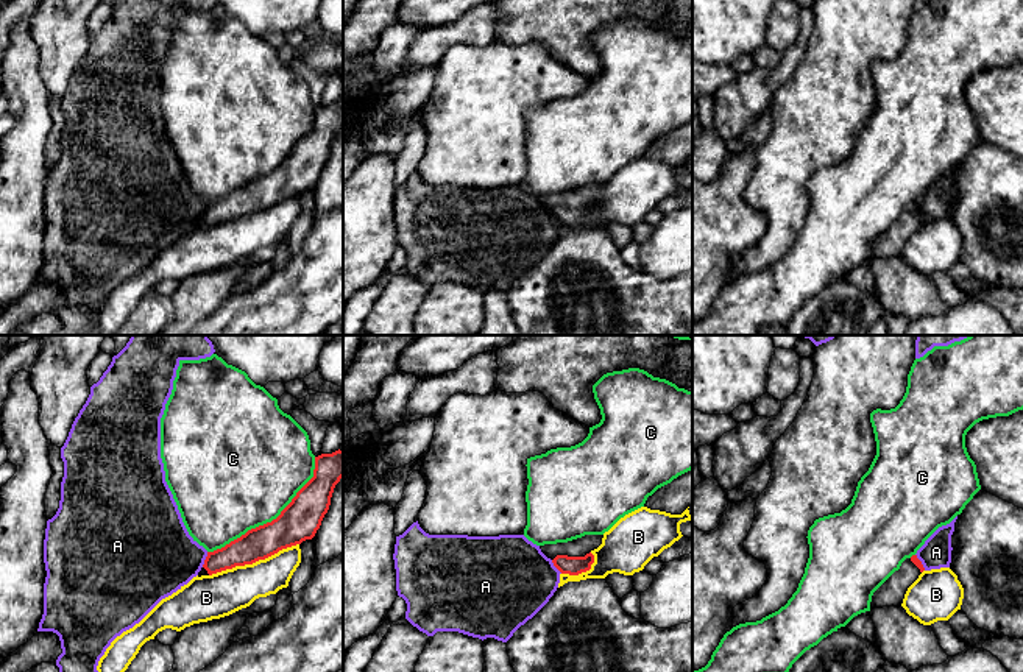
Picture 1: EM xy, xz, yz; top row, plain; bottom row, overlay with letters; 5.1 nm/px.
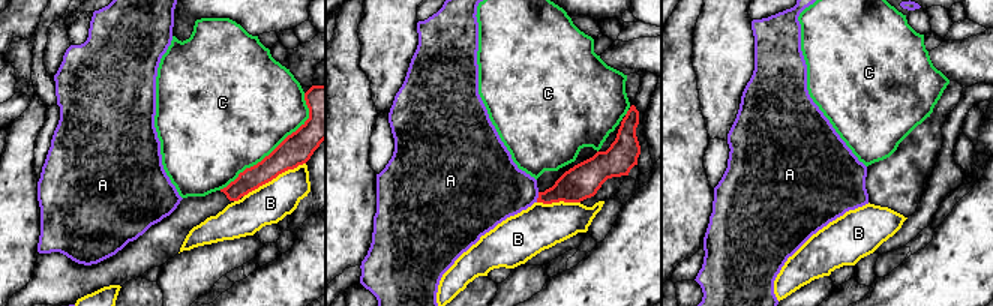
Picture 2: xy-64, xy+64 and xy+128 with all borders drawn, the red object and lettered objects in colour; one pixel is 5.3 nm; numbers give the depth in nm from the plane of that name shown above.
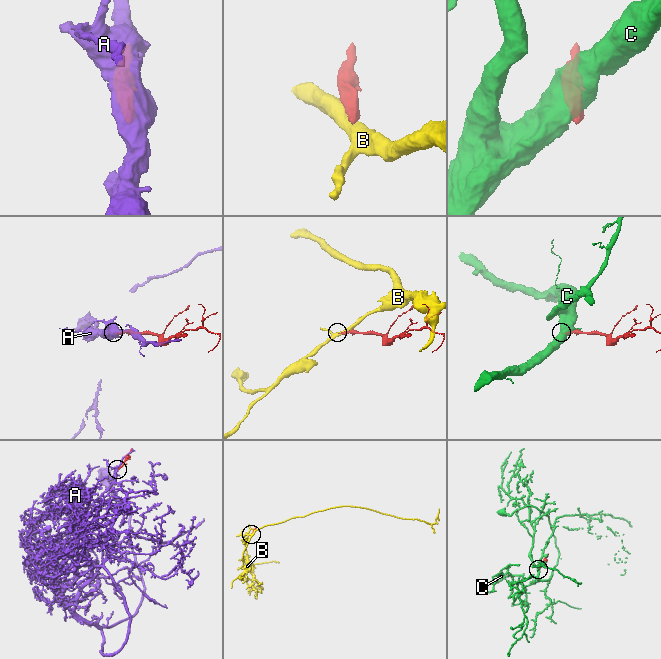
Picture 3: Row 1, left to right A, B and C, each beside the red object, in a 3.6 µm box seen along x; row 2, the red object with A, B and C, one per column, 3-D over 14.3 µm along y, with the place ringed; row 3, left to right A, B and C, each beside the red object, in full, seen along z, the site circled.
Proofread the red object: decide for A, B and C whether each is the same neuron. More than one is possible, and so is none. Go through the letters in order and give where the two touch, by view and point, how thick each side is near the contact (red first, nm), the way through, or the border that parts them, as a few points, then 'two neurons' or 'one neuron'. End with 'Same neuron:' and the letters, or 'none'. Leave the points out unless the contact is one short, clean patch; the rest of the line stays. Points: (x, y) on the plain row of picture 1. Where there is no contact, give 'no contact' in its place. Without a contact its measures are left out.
A: contact xy (205, 211); calibres 160 and 400 nm; border xy (208, 203), (201, 217); two neurons
B: contact xy (253, 212); calibres 180 and 220 nm; two neurons
C: contact xy (273, 170); calibres 200 and 480 nm; two neurons
Same neuron: none

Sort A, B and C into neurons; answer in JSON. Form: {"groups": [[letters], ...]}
{"groups": [["A"], ["B"], ["C"]]}

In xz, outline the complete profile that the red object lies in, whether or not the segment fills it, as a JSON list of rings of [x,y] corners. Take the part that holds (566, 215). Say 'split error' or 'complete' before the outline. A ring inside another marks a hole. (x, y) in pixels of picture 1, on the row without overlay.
split error | [[[585,186],[568,193],[544,195],[540,200],[561,225],[579,226],[591,220],[594,214],[591,203],[602,195],[602,189],[604,186]]]

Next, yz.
split error | [[[917,206],[906,209],[900,220],[895,221],[872,246],[870,260],[883,257],[898,257],[903,254],[908,239],[925,221]]]

